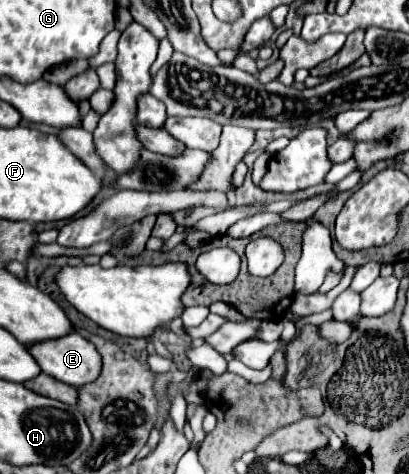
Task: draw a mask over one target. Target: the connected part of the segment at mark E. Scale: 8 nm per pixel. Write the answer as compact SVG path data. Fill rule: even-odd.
M79 333L67 335L65 339L57 339L57 343L41 343L41 347L29 347L31 355L37 359L43 373L55 377L57 381L63 381L73 387L83 387L87 383L93 383L101 375L101 355L97 353L95 345L81 337Z

